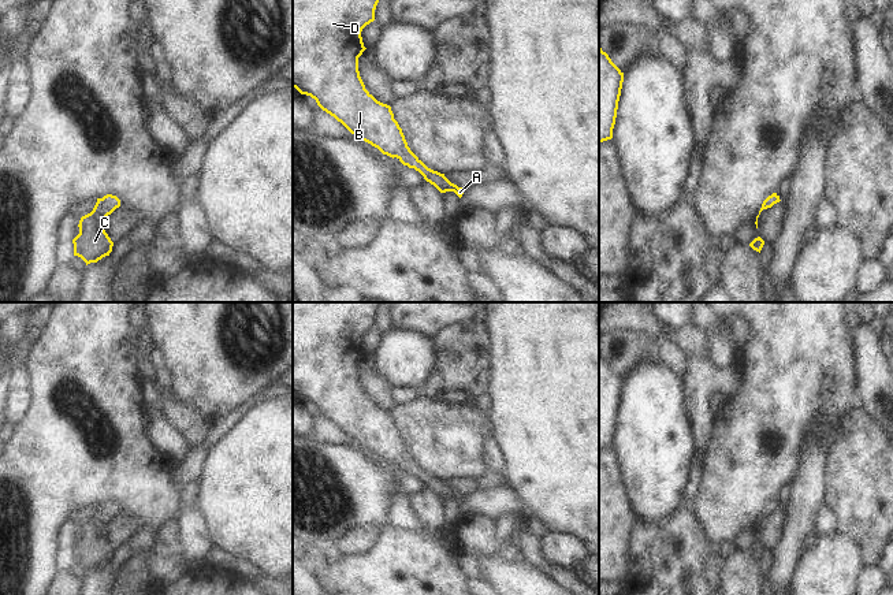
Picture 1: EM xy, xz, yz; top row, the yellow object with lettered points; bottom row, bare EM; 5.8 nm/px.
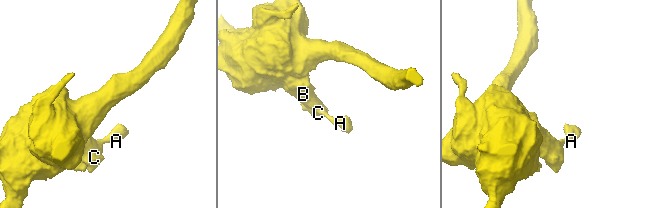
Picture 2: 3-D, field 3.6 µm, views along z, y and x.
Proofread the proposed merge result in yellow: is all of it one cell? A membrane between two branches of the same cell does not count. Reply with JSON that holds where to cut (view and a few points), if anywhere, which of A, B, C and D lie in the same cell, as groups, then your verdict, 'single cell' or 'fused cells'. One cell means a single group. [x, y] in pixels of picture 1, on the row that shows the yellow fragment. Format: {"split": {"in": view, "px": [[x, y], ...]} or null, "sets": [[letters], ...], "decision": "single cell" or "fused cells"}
{"split": null, "sets": [["A", "B", "C", "D"]], "decision": "single cell"}

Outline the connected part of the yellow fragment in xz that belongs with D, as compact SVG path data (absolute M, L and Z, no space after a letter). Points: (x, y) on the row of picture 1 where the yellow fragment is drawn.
M293 0L293 88L315 98L323 111L361 141L414 168L440 193L454 191L461 198L465 189L451 183L444 174L428 168L410 150L391 107L377 101L360 77L358 57L366 49L361 31L375 21L377 3L379 0Z

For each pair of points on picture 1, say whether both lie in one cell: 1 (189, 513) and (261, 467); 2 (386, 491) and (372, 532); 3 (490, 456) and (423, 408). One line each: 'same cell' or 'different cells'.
1: different cells
2: different cells
3: different cells

